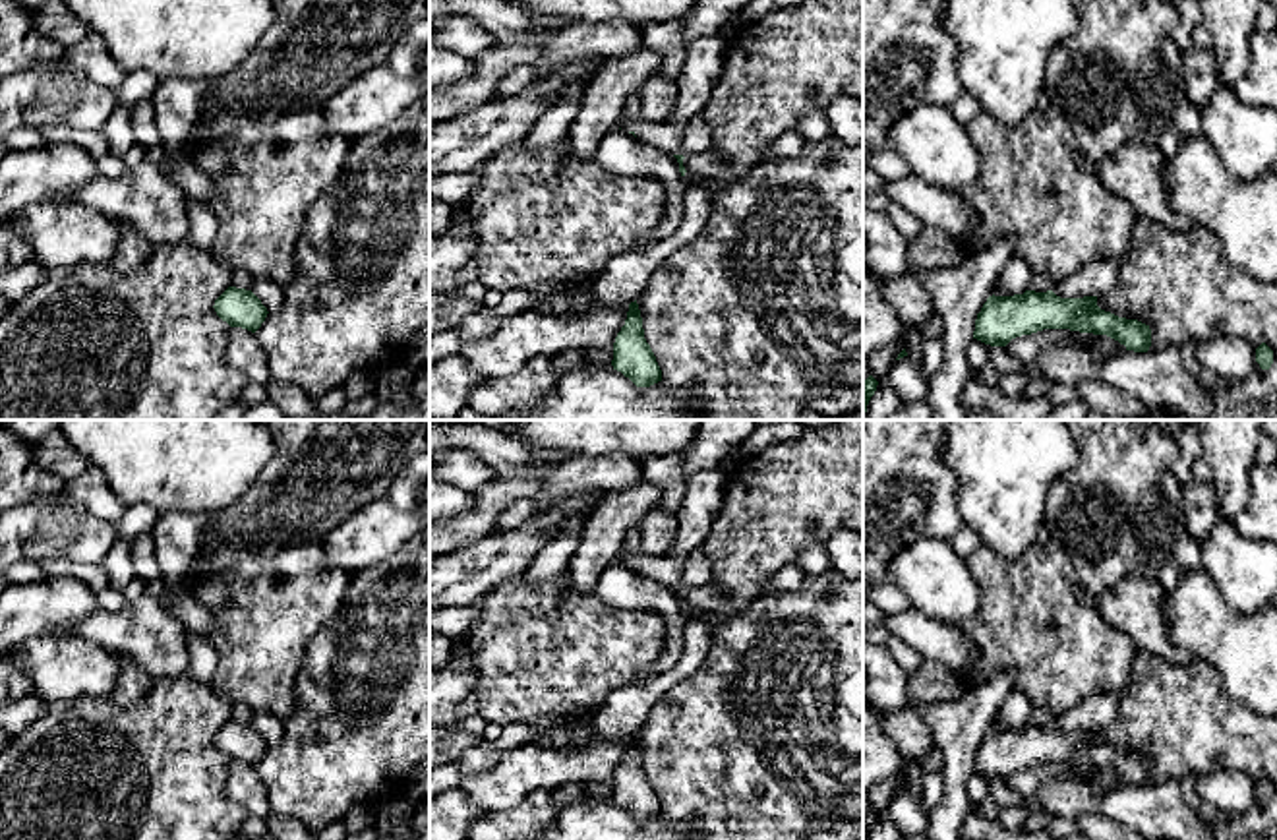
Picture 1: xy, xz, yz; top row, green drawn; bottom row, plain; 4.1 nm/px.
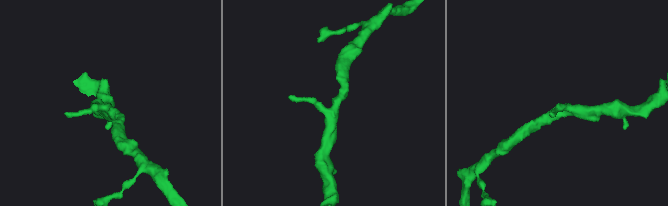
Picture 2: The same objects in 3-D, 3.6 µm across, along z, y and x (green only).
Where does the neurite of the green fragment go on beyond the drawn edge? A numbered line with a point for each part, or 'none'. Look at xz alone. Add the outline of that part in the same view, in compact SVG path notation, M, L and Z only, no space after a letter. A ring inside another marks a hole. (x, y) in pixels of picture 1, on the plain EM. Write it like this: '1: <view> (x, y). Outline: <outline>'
none

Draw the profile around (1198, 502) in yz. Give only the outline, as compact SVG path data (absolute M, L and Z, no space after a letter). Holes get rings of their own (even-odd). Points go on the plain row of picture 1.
M1192 482L1182 488L1180 511L1186 521L1186 534L1196 542L1205 538L1219 521L1219 497L1211 482Z

